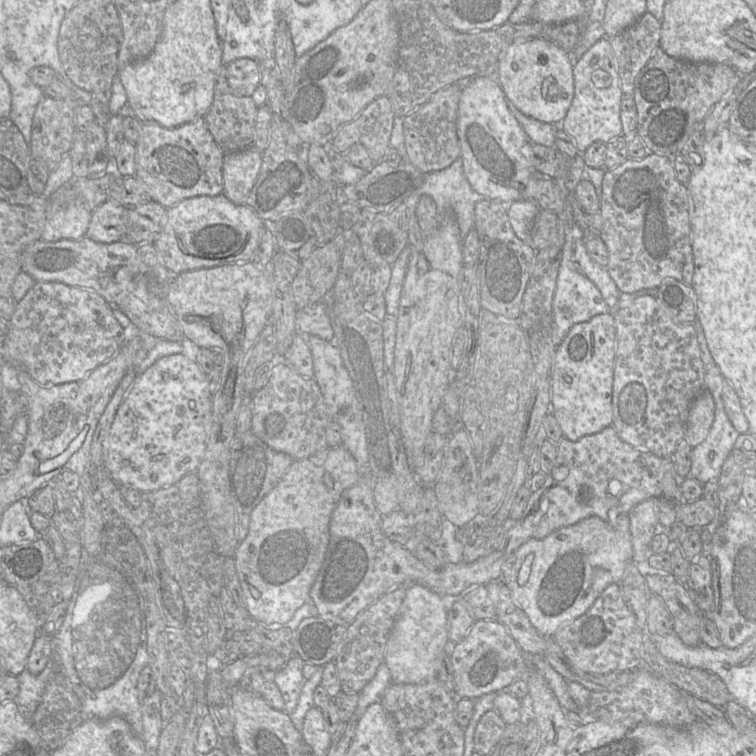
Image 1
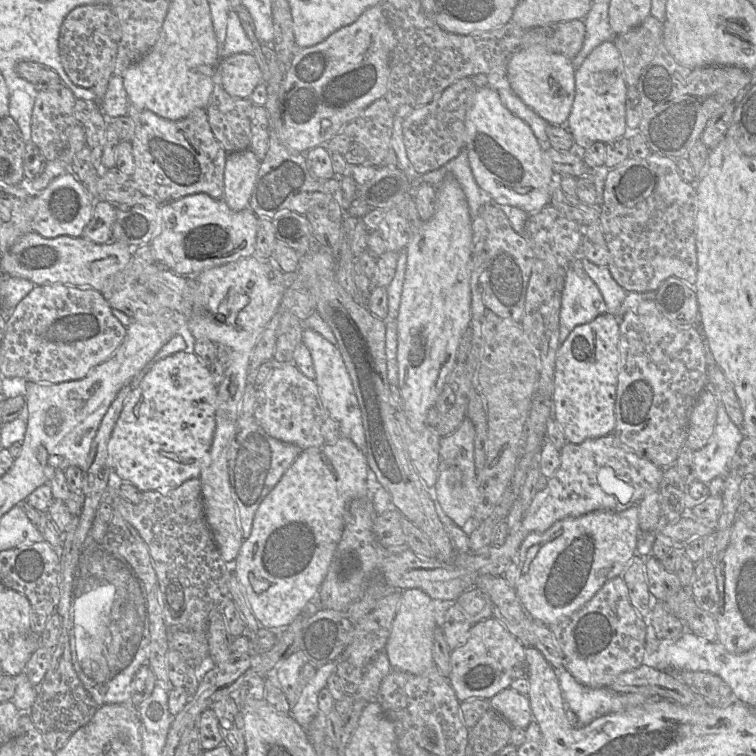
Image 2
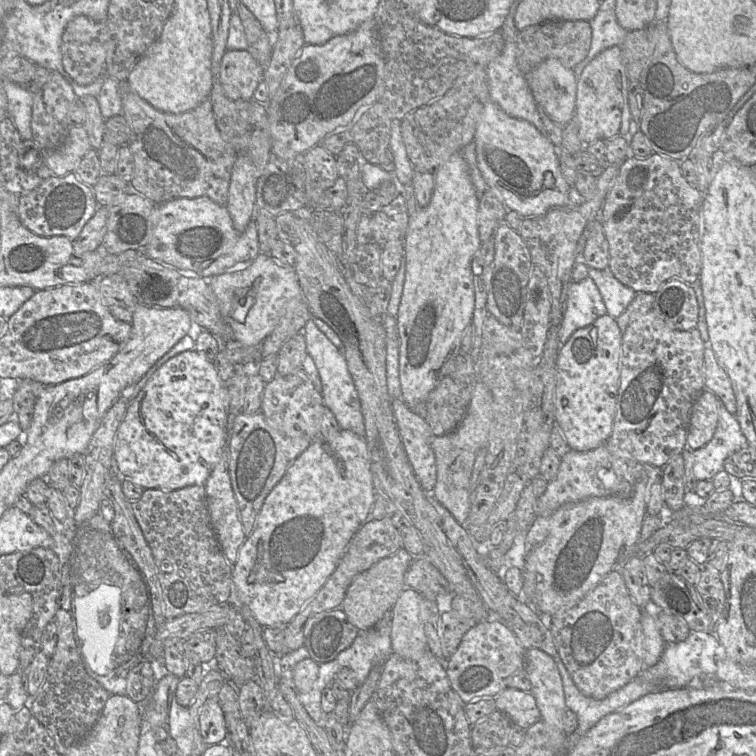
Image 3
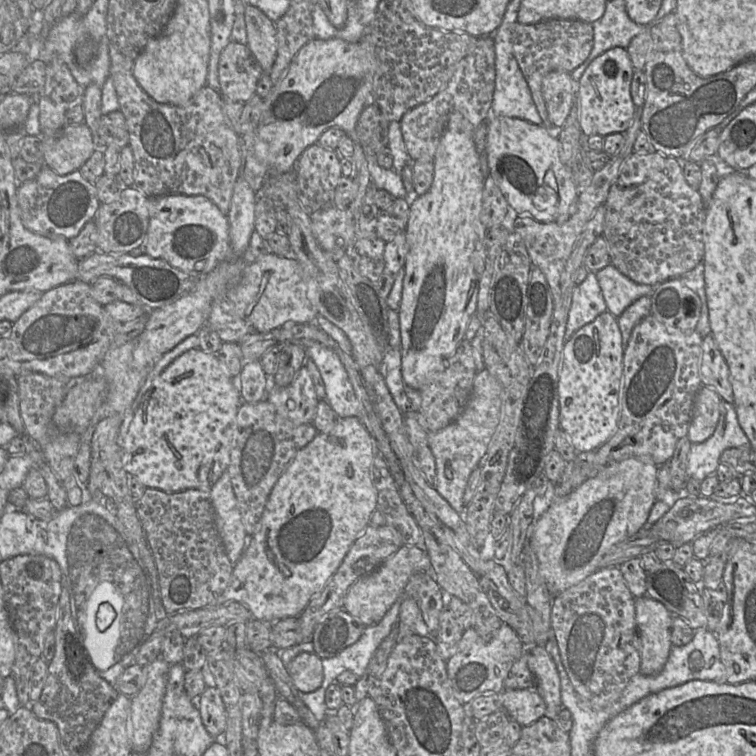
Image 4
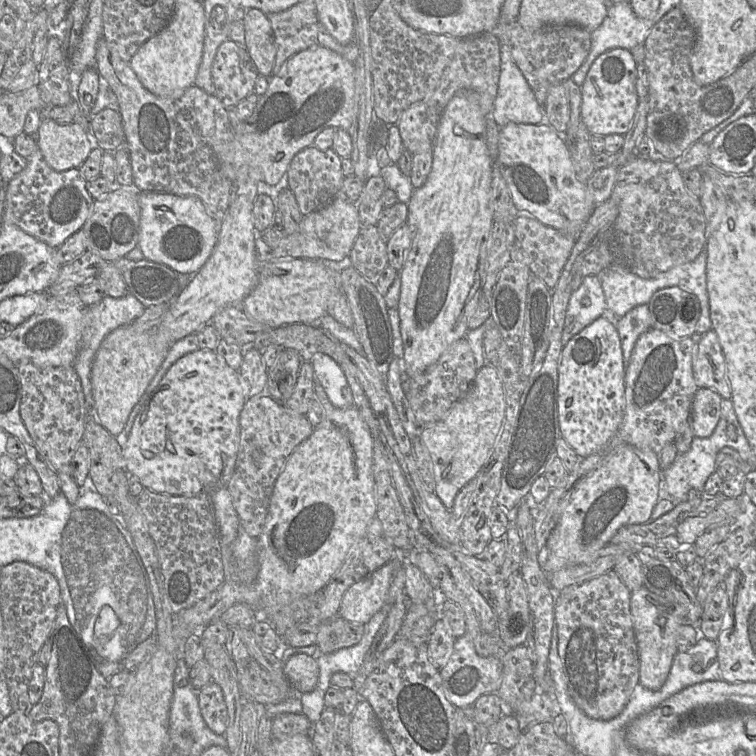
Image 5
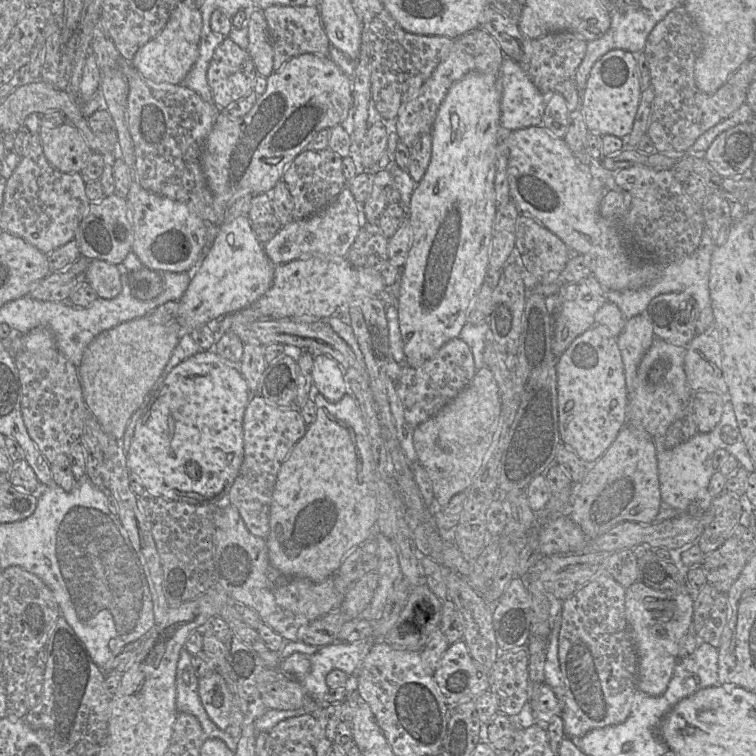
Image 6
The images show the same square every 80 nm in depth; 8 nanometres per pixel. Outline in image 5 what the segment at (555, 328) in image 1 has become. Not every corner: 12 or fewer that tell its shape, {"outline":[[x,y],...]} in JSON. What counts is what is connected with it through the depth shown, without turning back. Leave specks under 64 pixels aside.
{"outline":[[586,276],[570,296],[562,346],[603,315],[599,277]]}

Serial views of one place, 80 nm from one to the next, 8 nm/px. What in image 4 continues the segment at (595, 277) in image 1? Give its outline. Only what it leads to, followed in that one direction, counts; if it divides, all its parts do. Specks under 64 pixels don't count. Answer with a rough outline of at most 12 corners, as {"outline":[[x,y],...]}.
{"outline":[[610,264],[595,274],[607,311],[620,317],[654,286]]}

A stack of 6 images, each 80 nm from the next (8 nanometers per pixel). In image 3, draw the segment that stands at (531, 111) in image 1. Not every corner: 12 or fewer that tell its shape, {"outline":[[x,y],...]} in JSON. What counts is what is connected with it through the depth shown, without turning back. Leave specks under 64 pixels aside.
{"outline":[[549,58],[526,74],[537,105],[563,128],[575,112],[573,70]]}

